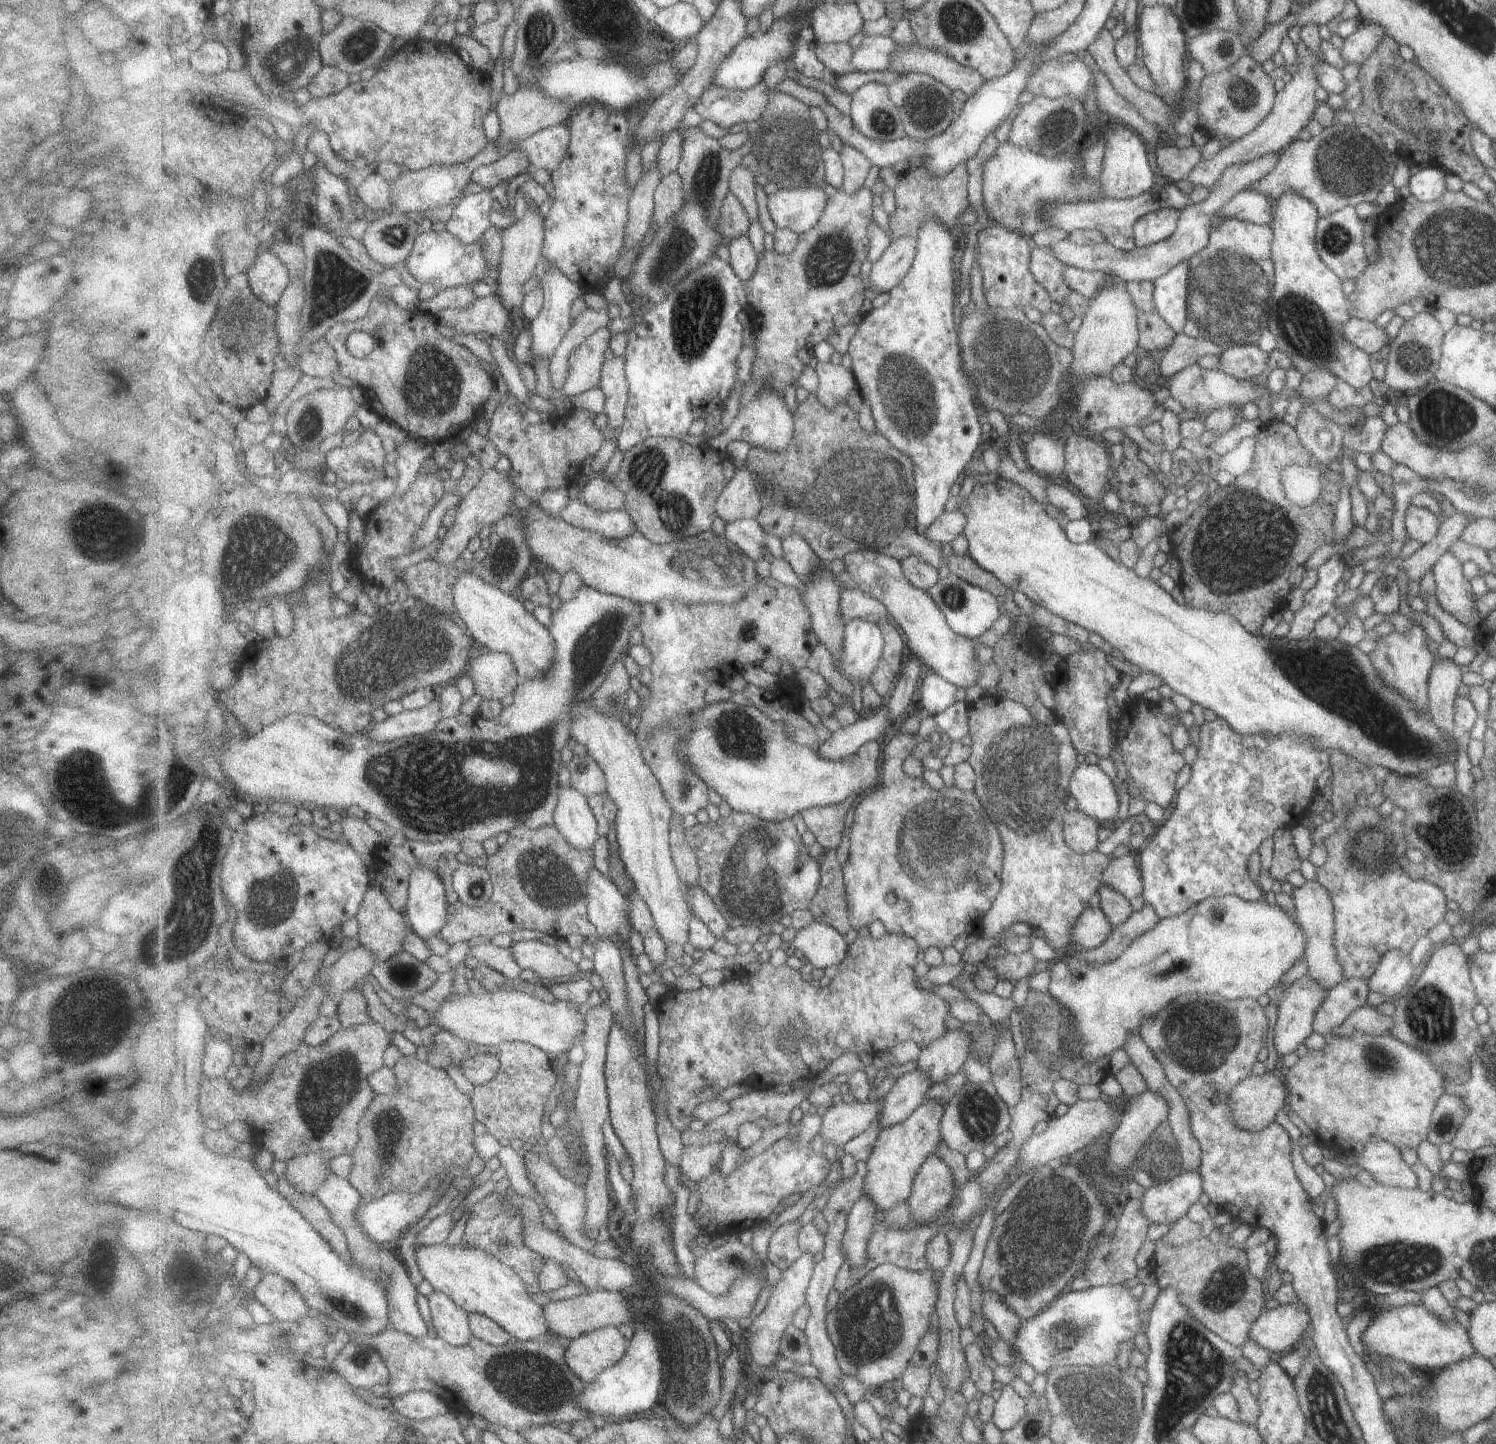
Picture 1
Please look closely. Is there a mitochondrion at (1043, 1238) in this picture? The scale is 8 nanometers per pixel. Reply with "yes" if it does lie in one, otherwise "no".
yes

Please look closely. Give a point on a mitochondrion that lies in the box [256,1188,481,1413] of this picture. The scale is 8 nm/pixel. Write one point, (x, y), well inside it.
(349, 1308)

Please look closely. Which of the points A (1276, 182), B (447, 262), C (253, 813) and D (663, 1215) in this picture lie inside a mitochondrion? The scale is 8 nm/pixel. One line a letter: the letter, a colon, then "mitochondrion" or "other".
A: other
B: other
C: other
D: other

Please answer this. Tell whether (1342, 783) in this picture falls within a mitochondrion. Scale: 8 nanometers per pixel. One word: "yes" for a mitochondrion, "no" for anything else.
no

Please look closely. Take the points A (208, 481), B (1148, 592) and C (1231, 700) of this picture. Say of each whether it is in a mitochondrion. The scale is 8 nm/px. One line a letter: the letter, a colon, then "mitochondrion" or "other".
A: other
B: other
C: other

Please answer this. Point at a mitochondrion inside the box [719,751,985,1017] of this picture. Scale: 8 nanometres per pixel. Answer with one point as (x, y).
(750, 876)

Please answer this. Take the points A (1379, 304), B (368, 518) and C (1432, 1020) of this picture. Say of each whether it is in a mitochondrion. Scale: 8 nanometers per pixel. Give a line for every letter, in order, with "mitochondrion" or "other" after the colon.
A: other
B: other
C: mitochondrion

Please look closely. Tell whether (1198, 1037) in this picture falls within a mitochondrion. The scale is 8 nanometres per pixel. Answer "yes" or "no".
yes

